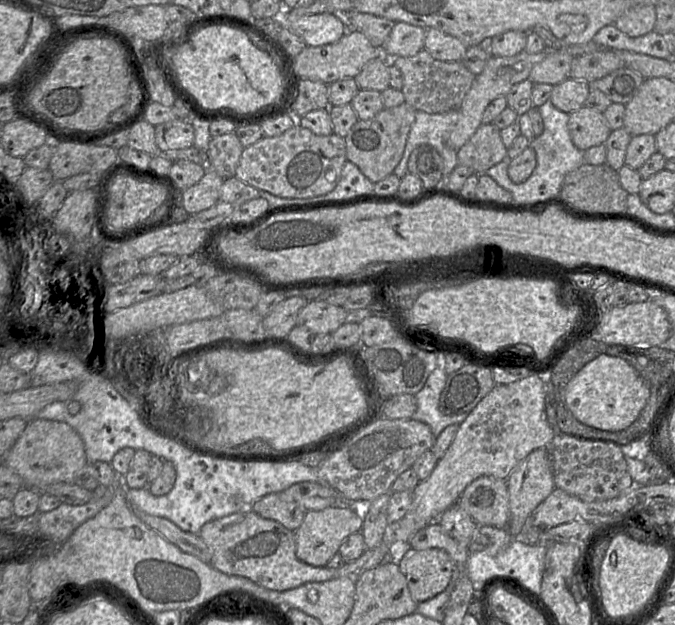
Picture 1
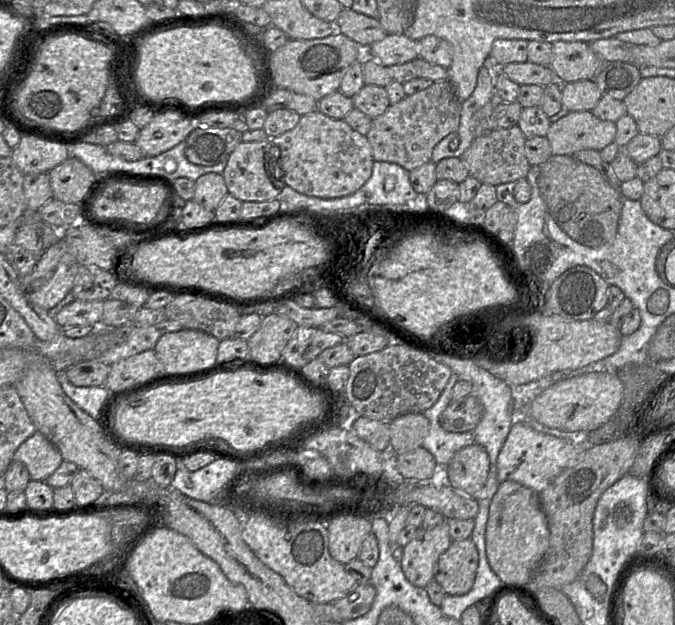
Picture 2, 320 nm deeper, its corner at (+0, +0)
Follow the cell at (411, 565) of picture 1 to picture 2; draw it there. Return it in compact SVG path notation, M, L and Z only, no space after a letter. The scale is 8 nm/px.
M470 538L452 541L438 559L434 580L447 595L465 595L474 585L478 561L478 550Z

